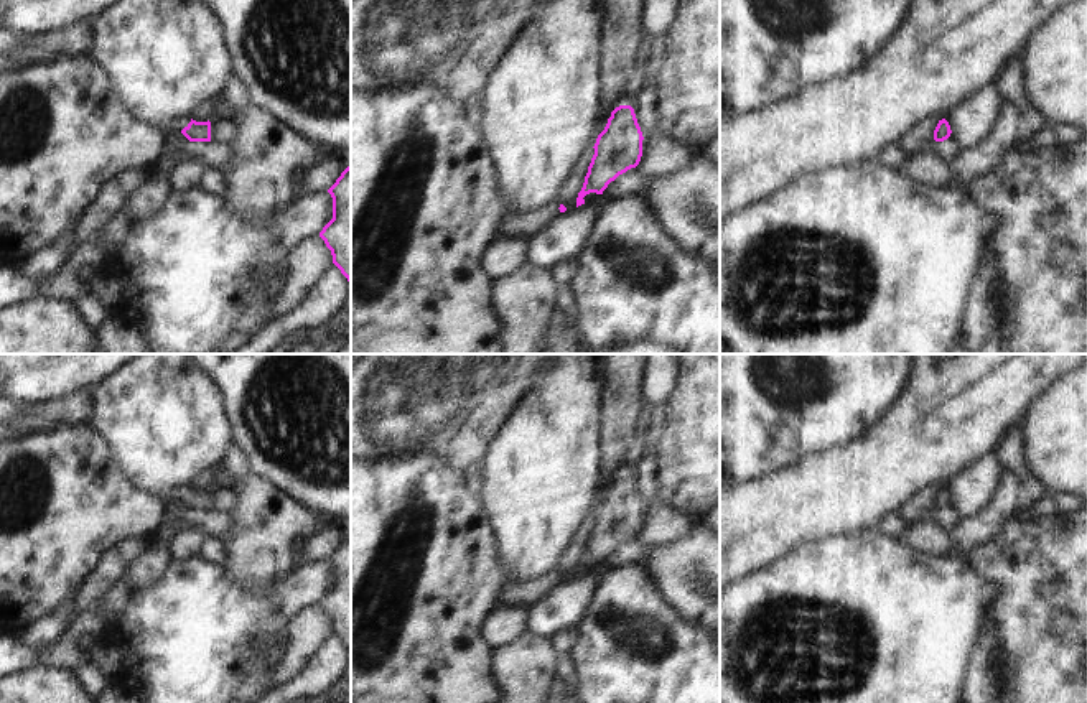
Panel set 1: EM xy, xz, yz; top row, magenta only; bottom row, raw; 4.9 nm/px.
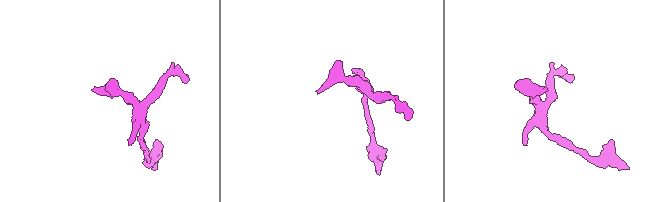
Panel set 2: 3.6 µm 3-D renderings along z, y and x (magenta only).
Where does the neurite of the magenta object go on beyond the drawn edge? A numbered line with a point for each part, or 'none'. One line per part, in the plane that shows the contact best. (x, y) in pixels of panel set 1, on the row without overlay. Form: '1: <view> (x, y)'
1: xy (178, 493)

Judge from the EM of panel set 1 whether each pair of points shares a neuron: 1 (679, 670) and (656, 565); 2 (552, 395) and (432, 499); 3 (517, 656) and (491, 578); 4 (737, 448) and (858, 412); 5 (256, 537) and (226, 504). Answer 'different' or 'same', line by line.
1: different
2: different
3: different
4: same
5: different

